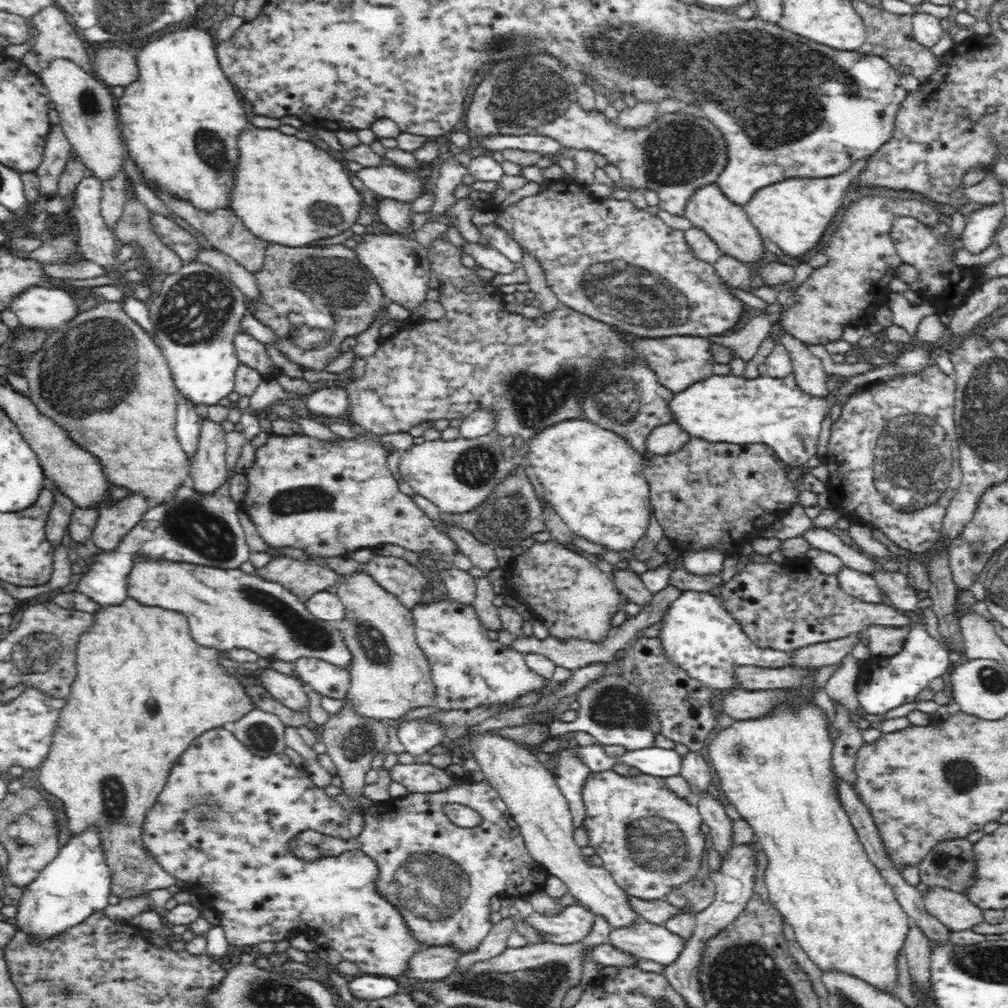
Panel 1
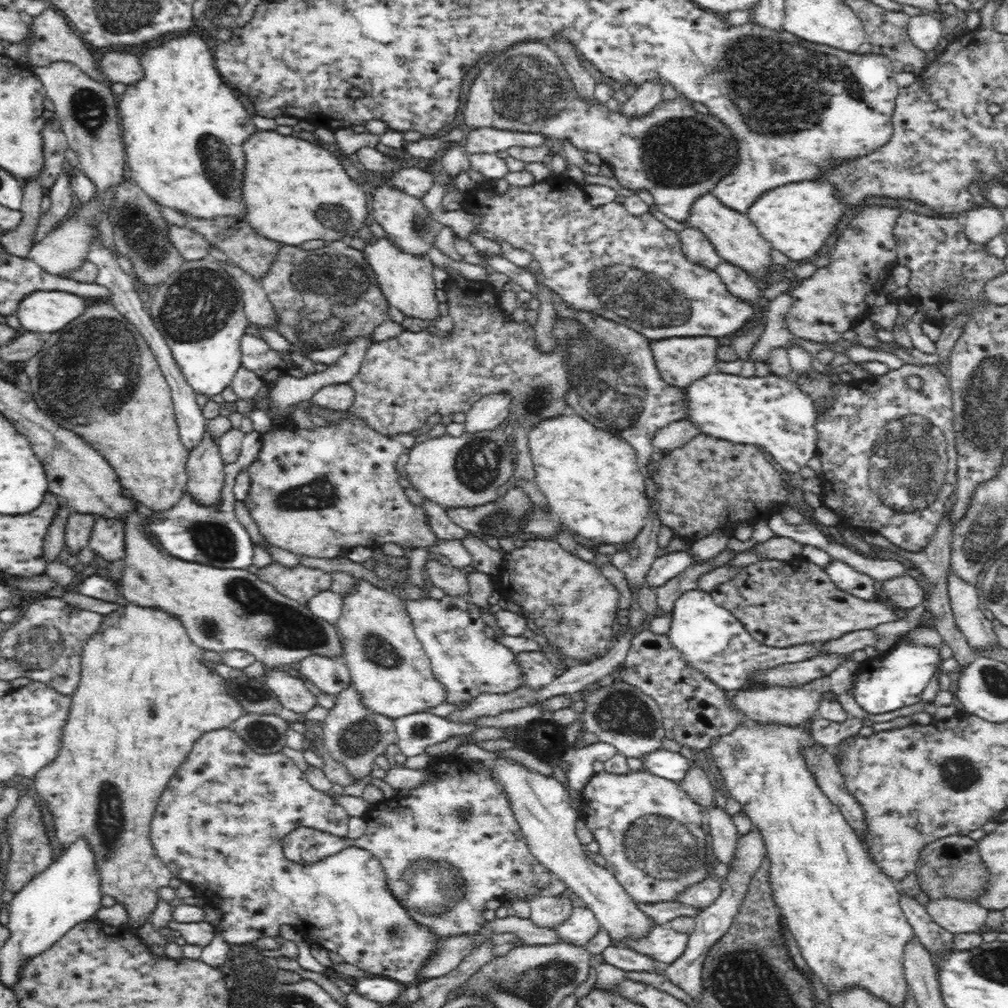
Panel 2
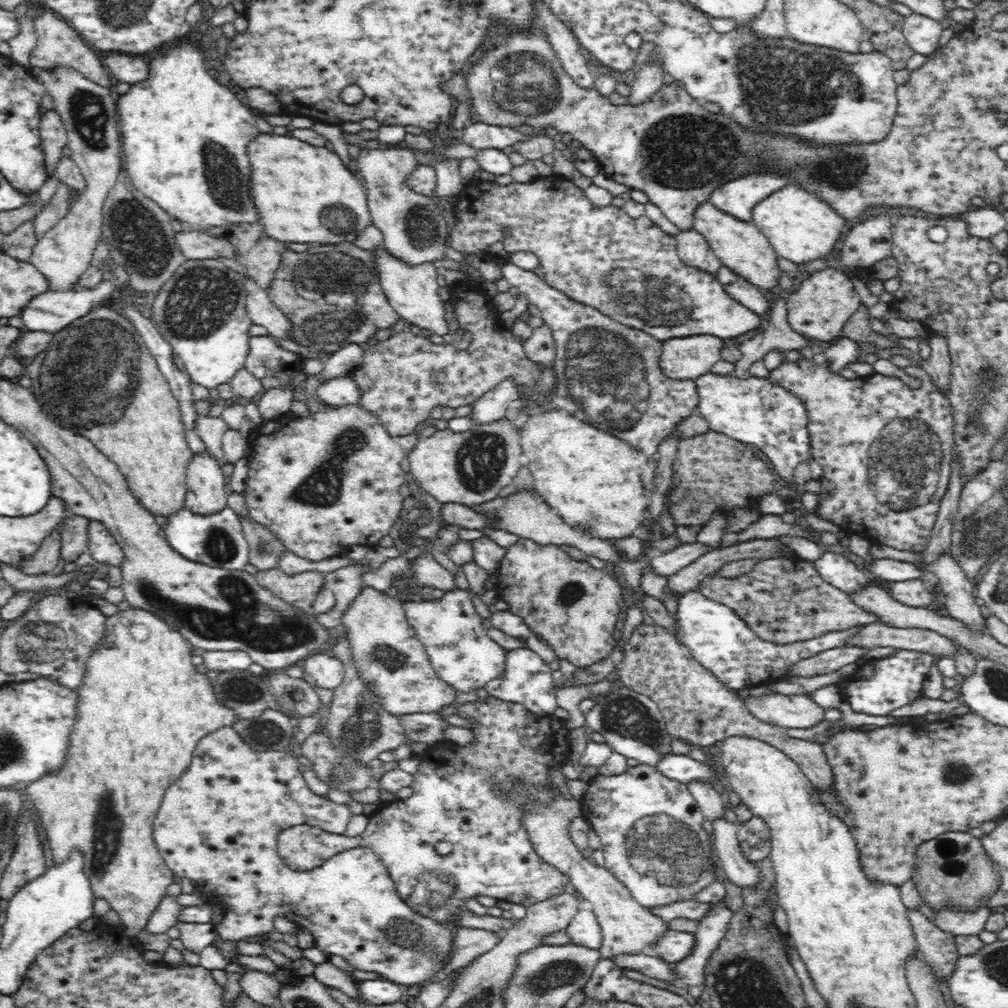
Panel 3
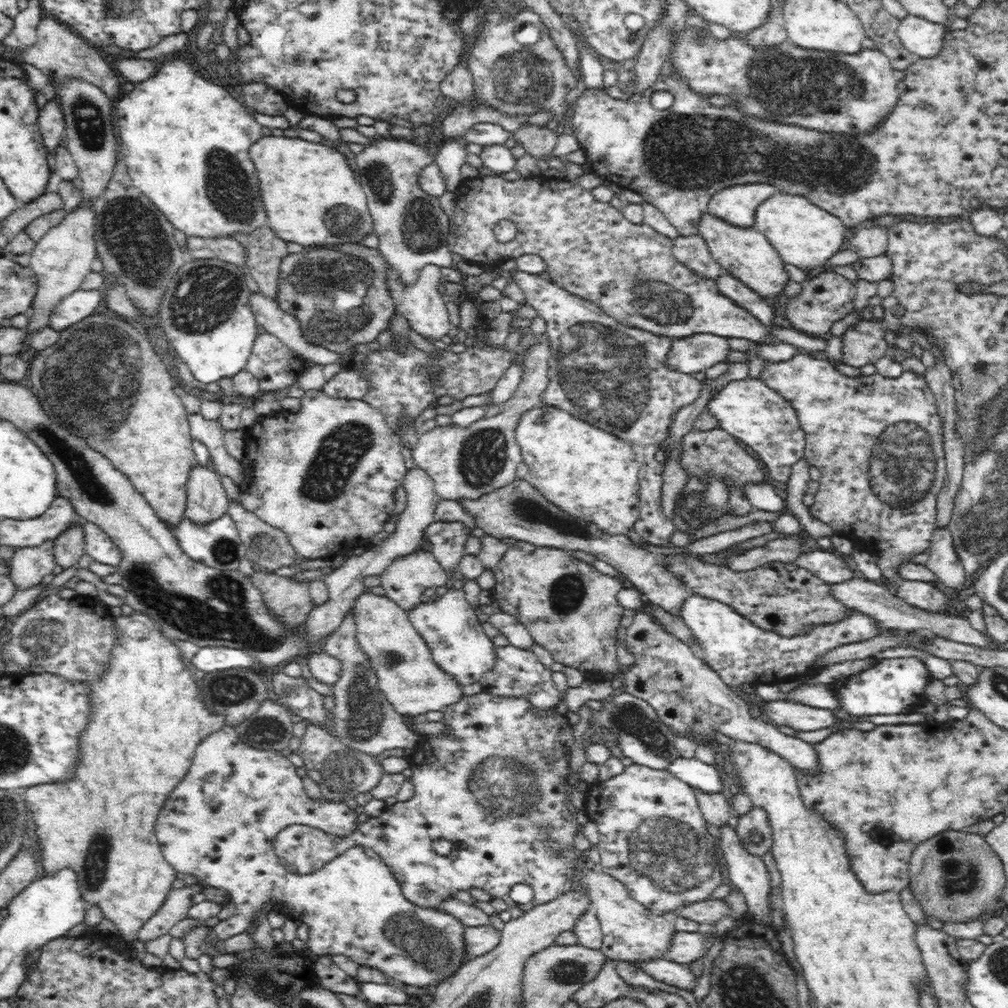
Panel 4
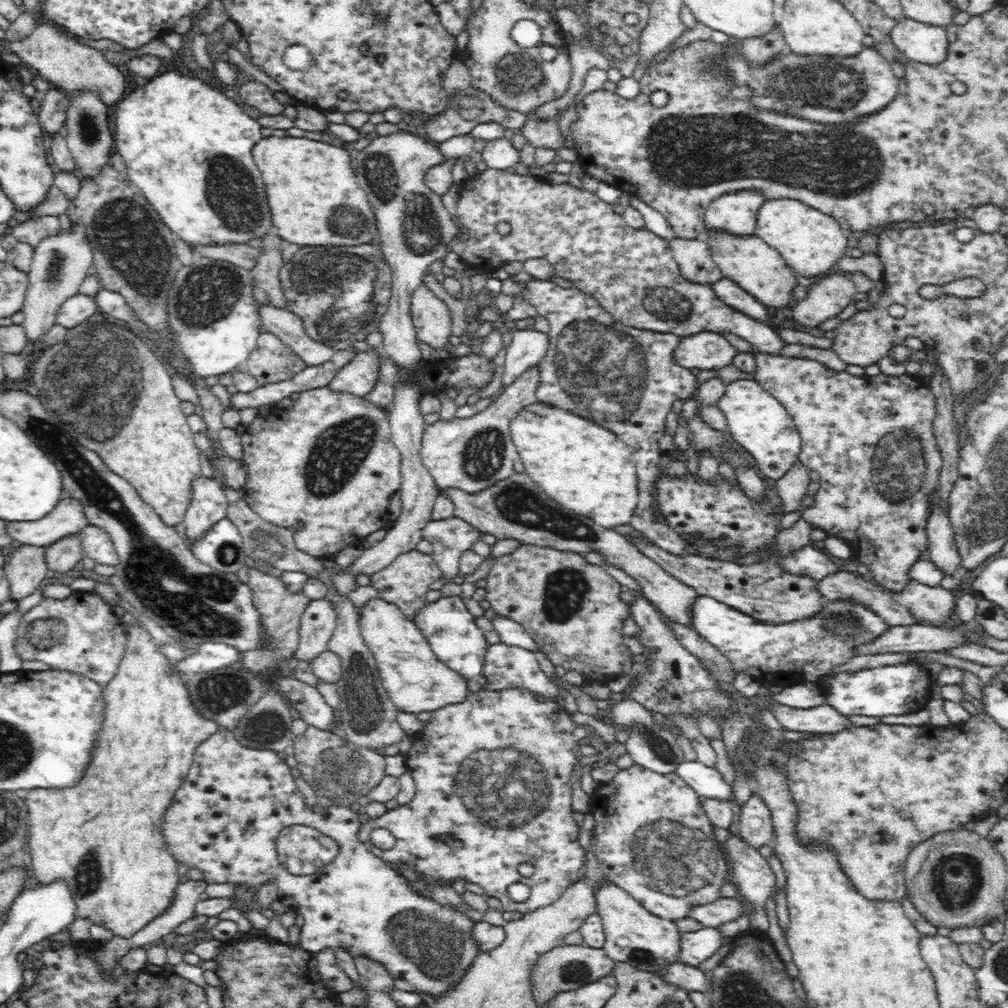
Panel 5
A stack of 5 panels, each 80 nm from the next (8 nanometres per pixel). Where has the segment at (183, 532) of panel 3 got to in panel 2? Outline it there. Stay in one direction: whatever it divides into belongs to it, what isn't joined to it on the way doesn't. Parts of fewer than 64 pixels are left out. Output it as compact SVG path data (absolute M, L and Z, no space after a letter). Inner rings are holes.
M252 430L242 438L242 452L236 462L224 465L224 484L220 490L218 504L207 507L198 503L192 495L183 495L181 499L168 510L147 513L144 518L144 532L171 557L181 561L194 562L199 565L214 566L218 569L244 569L252 565L254 544L236 518L233 492L236 476L240 470L248 468L260 452L260 433Z

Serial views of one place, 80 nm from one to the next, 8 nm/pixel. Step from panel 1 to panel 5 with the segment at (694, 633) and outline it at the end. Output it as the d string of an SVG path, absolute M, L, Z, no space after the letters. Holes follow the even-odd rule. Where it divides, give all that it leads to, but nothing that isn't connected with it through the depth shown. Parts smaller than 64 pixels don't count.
M700 595L691 606L690 621L702 638L730 660L735 672L742 670L756 678L758 683L783 687L792 683L819 682L833 674L833 669L858 656L860 645L872 642L890 627L880 615L852 599L826 600L825 612L811 618L763 624L734 607Z

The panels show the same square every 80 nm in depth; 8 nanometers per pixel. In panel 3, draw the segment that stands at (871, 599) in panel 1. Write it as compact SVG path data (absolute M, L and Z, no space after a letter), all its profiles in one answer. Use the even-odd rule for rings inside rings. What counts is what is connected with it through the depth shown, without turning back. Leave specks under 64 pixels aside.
M823 550L820 558L810 562L826 582L846 593L854 593L859 589L864 589L876 580L874 573L860 572L851 560L846 560L844 556L829 551Z

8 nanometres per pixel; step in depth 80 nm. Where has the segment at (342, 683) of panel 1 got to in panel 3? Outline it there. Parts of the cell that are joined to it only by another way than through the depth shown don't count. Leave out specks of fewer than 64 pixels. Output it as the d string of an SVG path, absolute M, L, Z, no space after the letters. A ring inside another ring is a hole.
M327 652L311 655L301 666L304 673L314 678L314 682L322 689L334 689L344 678L343 663Z

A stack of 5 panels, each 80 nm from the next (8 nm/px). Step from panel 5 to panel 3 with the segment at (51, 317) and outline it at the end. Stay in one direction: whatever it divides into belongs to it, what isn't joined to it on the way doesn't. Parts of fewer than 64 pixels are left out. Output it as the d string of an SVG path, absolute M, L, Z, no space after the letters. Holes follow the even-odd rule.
M32 70L56 103L55 110L67 132L66 146L70 148L70 157L81 171L86 189L76 195L76 202L64 218L37 239L29 261L48 280L46 291L71 291L78 286L78 280L91 265L92 254L100 241L101 227L104 225L102 204L111 187L116 184L123 166L122 140L116 125L119 95L114 90L91 82L76 70Z

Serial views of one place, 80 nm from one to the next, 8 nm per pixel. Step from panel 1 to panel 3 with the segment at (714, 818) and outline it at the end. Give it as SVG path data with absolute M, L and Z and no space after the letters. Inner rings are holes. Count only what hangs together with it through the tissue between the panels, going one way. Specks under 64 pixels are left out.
M726 819L715 820L709 825L714 835L712 847L716 850L727 878L740 888L756 890L761 883L758 862L748 860L737 839L736 824Z

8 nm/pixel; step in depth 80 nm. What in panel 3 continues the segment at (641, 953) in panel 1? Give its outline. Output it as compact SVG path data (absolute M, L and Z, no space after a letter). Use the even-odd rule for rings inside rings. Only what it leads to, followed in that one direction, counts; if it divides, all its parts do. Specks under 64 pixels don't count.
M668 929L654 946L651 954L670 963L680 962L695 947L695 933Z

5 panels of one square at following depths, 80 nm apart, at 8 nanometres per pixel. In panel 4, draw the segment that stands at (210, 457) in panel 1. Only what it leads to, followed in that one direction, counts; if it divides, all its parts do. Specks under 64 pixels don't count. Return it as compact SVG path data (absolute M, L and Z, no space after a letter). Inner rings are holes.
M196 465L188 477L185 519L195 524L214 522L222 518L229 506L220 477L209 467Z

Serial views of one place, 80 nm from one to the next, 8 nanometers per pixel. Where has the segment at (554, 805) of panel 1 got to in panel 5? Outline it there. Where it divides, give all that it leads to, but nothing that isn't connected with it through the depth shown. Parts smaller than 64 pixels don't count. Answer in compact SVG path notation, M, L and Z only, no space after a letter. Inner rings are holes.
M612 882L598 886L595 904L598 904L598 915L602 917L605 933L603 949L606 954L614 961L628 963L637 967L639 971L654 973L662 978L662 981L667 982L663 978L663 972L668 964L679 962L678 954L681 951L681 932L675 921L652 914L628 892Z

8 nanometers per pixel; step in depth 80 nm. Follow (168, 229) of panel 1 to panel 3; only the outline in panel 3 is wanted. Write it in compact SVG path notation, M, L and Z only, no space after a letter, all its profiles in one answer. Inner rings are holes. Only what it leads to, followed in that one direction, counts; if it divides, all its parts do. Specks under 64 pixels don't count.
M184 231L175 233L177 246L184 253L184 256L190 260L230 258L237 260L237 248L225 238L213 237L207 232L202 231Z

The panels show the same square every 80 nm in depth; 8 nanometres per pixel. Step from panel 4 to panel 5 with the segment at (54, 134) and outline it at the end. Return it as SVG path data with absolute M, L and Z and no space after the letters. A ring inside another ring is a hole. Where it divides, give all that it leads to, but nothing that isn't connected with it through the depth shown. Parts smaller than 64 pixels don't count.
M54 85L48 91L44 92L43 99L38 119L47 138L52 134L58 133L58 130L66 123L68 108L70 108L70 99L67 92L56 88Z

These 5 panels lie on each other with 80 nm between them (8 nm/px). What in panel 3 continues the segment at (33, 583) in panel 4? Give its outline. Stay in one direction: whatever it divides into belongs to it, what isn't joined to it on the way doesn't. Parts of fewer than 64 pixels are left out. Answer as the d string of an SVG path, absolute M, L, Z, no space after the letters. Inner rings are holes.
M62 527L59 529L59 532L54 532L54 534L50 534L50 537L42 541L42 545L40 546L40 548L38 548L38 551L34 552L33 558L25 561L21 565L21 568L23 568L23 570L20 570L21 573L27 574L28 576L40 576L41 574L48 574L52 570L54 570L54 568L58 567L59 561L61 560L60 530L62 530Z

